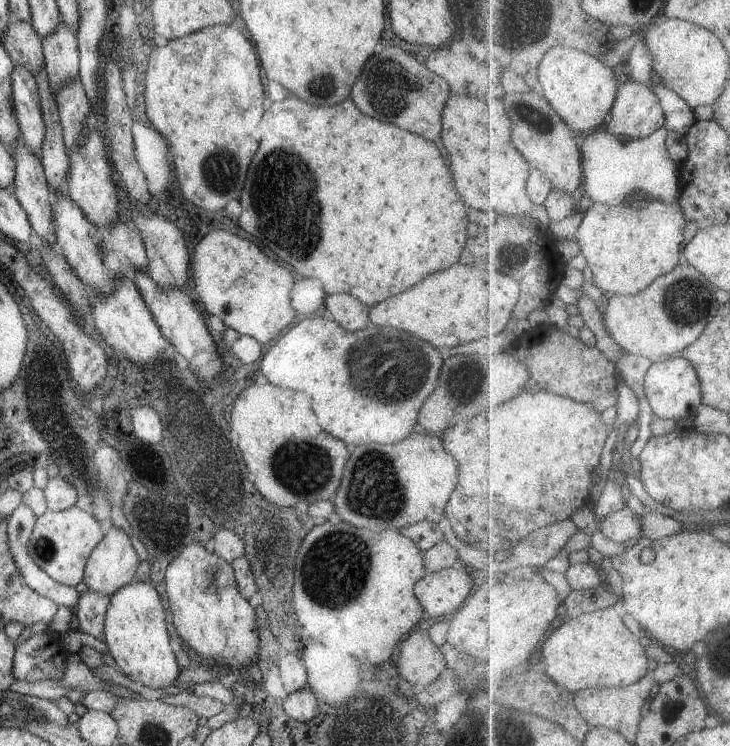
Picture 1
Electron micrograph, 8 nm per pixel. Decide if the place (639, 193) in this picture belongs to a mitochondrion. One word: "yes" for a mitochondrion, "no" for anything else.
yes

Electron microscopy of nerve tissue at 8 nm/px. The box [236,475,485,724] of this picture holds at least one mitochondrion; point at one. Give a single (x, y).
(334, 569)

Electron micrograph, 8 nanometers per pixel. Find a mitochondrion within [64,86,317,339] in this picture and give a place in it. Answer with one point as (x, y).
(221, 170)

